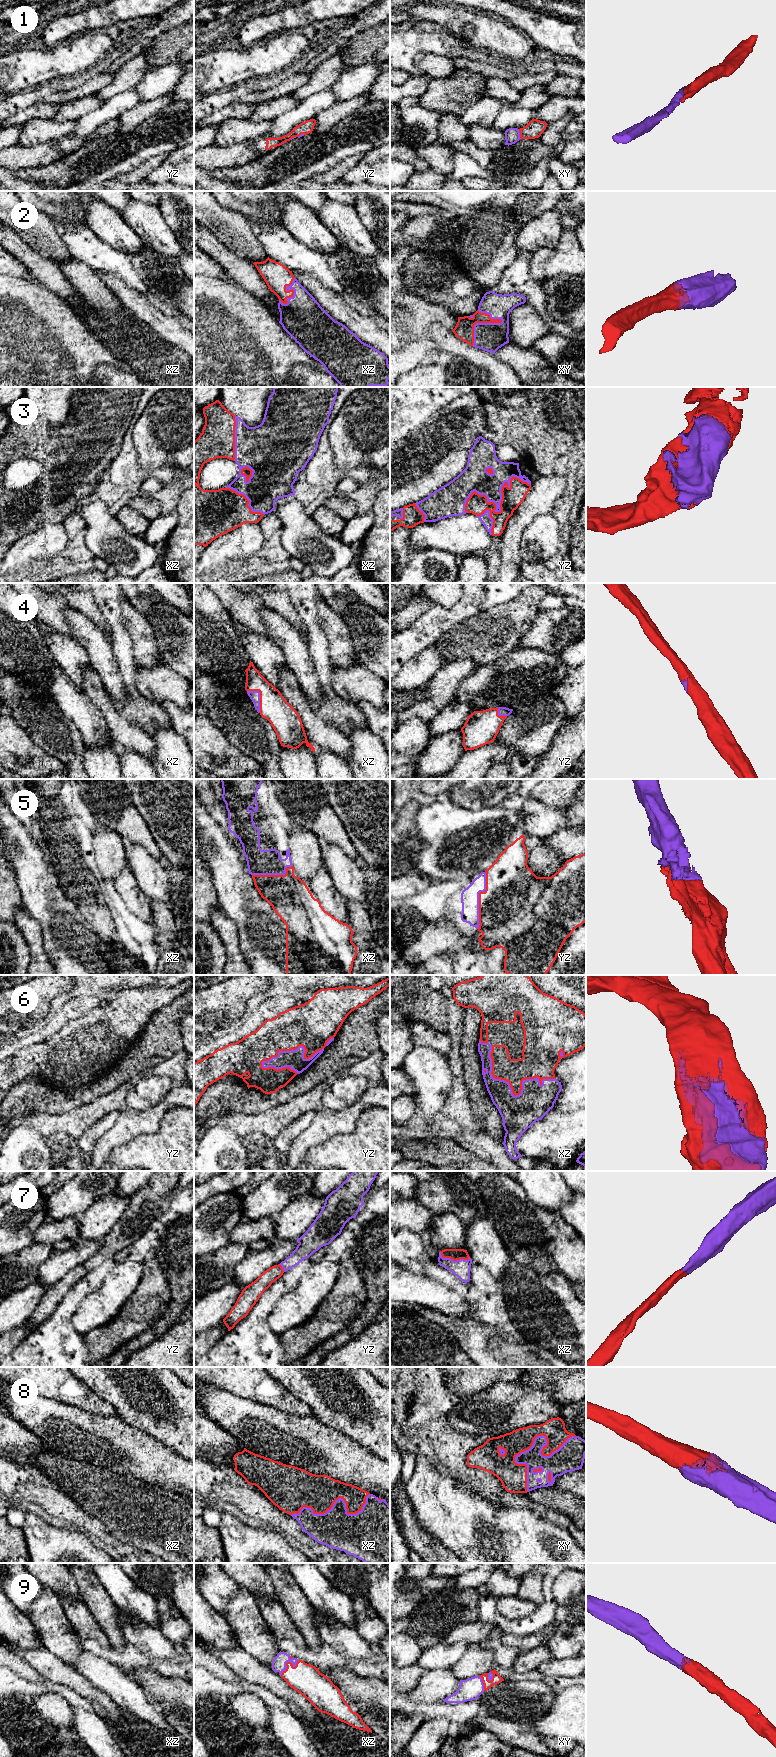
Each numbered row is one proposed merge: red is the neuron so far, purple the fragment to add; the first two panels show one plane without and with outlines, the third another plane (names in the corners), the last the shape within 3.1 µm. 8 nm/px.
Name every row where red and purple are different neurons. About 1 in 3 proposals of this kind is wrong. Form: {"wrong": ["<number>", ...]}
{"wrong": ["5"]}

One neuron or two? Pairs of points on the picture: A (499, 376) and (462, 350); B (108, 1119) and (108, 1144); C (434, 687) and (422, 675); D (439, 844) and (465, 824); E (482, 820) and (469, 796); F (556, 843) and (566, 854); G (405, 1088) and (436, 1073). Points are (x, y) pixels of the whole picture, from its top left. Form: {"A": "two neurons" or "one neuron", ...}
{"A": "one neuron", "B": "two neurons", "C": "two neurons", "D": "one neuron", "E": "two neurons", "F": "one neuron", "G": "two neurons"}

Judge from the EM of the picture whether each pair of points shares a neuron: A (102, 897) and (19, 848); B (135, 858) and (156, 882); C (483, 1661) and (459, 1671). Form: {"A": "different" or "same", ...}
{"A": "same", "B": "same", "C": "same"}

